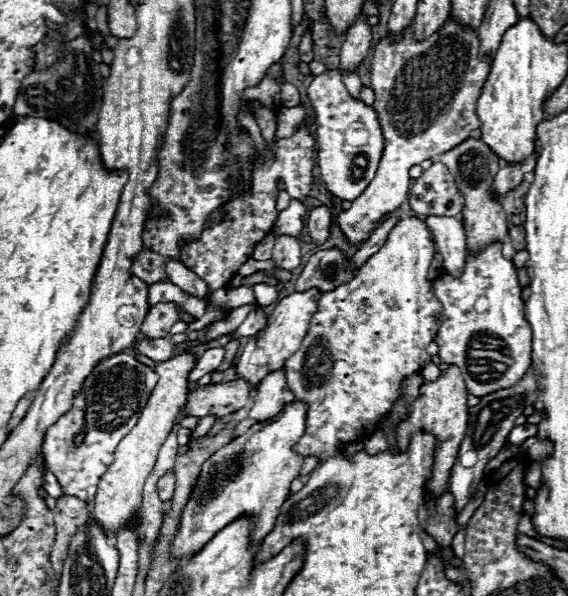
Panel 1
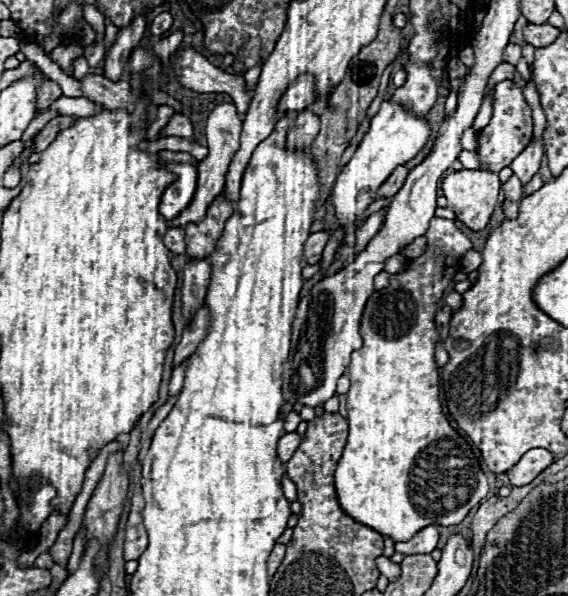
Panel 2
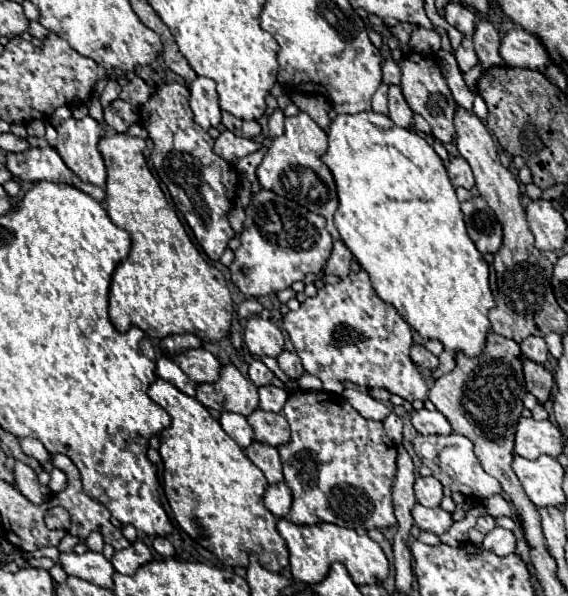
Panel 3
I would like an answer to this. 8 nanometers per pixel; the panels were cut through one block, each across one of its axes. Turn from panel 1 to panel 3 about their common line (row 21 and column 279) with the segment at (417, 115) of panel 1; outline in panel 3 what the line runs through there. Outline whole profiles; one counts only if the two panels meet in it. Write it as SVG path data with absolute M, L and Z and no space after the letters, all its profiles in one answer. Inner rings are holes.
M292 392L282 408L290 430L292 442L280 446L280 458L284 466L284 480L292 490L294 502L288 520L298 526L312 526L330 522L346 526L356 532L368 532L370 528L388 528L396 524L392 508L392 482L396 476L396 444L384 434L382 422L360 416L342 396L328 392Z

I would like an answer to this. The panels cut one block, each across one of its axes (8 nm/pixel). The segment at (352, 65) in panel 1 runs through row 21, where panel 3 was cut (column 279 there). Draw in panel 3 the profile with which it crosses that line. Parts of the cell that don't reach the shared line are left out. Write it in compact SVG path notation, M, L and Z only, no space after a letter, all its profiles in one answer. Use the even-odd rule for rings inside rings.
M284 350L276 360L278 360L280 370L282 370L290 380L298 380L298 378L304 374L302 362L300 362L300 358L298 358L294 352L286 352L286 350Z

